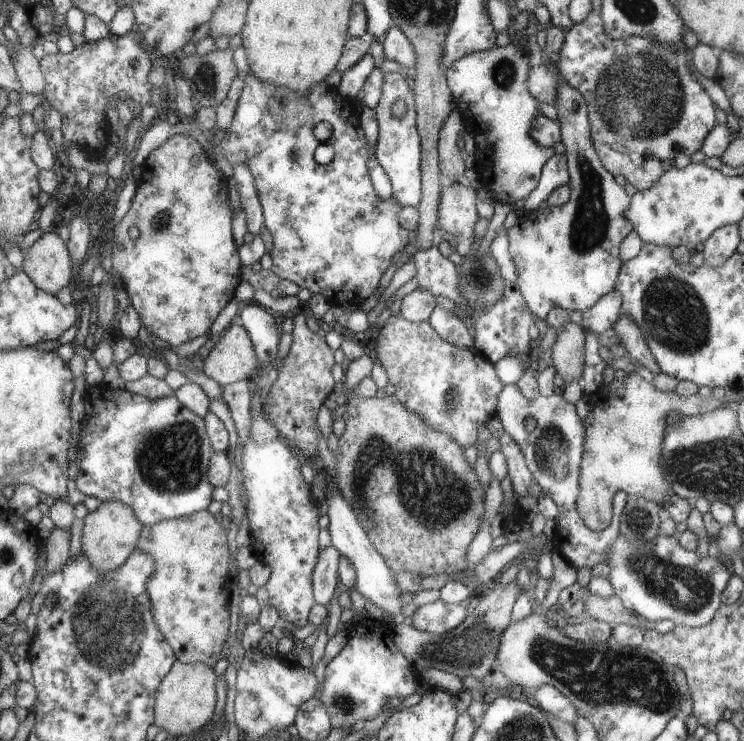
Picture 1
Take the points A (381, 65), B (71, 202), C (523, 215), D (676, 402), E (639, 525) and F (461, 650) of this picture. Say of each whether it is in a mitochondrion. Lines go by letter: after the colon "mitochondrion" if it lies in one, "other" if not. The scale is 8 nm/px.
A: other
B: other
C: other
D: other
E: mitochondrion
F: mitochondrion

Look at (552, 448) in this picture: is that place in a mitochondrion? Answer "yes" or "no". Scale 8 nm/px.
yes

